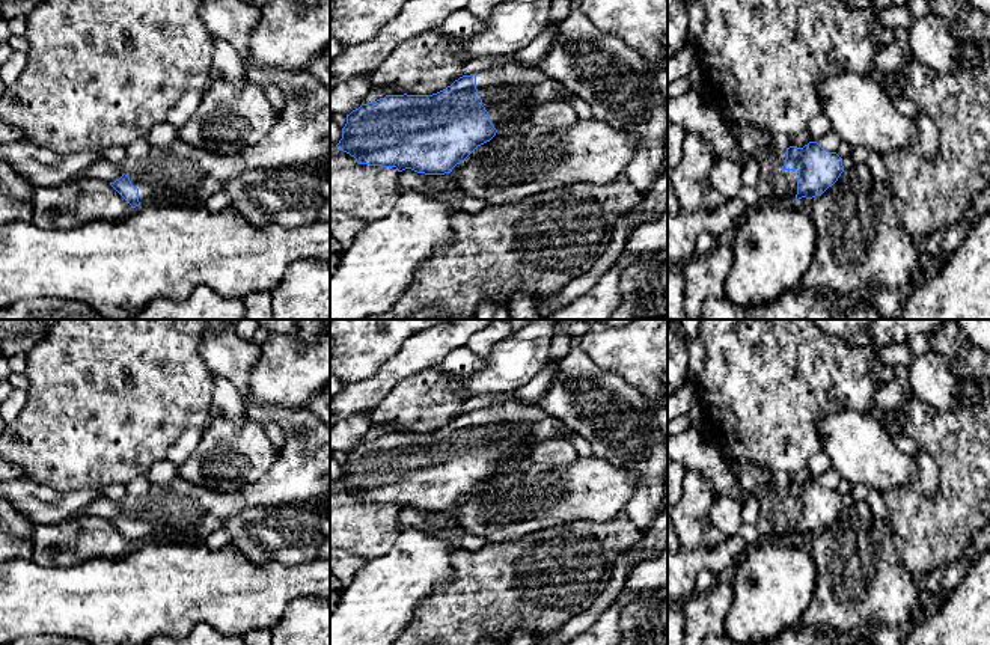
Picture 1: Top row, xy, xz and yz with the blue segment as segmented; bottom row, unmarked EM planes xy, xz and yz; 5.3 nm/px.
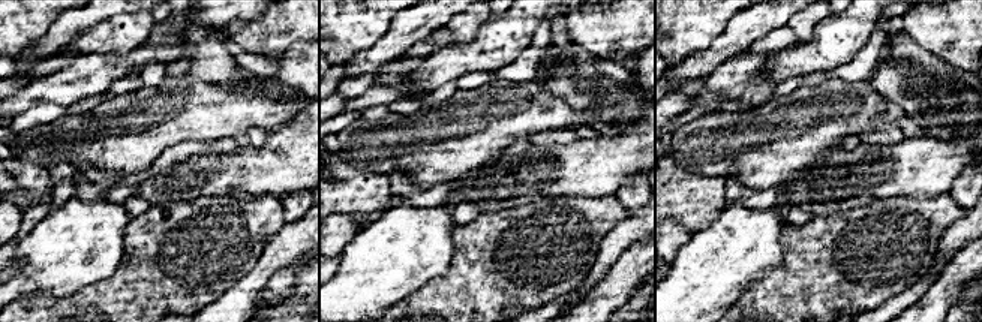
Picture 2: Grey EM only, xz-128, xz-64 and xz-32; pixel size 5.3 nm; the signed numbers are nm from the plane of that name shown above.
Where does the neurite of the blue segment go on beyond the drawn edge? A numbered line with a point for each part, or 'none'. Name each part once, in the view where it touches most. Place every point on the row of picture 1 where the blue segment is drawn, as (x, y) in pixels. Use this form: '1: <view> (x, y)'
1: yz (773, 184)

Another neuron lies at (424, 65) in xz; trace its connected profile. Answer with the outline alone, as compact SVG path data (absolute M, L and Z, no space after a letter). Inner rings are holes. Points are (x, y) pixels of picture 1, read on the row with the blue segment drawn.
M426 32L393 50L369 75L372 87L402 90L407 95L432 95L461 77L461 68L470 57L461 50L460 38Z

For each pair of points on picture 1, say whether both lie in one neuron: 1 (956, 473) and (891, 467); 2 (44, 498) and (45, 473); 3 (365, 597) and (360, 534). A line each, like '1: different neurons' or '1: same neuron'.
1: different neurons
2: different neurons
3: different neurons

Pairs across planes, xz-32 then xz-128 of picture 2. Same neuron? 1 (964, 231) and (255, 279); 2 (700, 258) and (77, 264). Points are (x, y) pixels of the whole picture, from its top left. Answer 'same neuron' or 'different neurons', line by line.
1: same neuron
2: same neuron

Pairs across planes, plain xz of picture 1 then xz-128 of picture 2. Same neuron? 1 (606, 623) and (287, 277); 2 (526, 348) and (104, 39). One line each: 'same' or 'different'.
1: same
2: different

